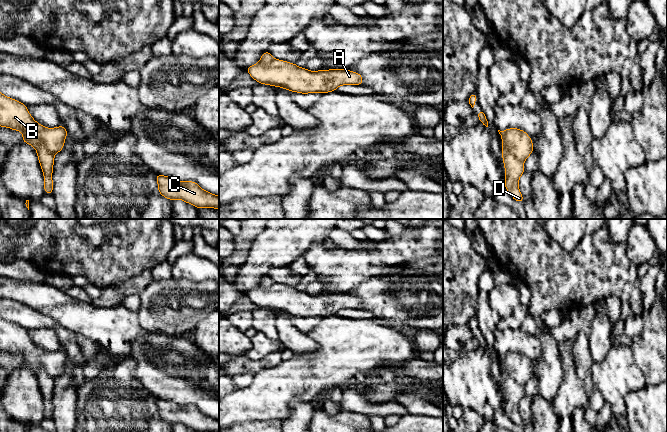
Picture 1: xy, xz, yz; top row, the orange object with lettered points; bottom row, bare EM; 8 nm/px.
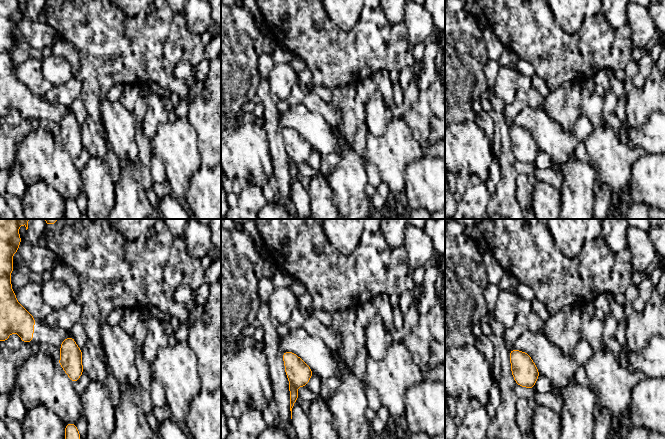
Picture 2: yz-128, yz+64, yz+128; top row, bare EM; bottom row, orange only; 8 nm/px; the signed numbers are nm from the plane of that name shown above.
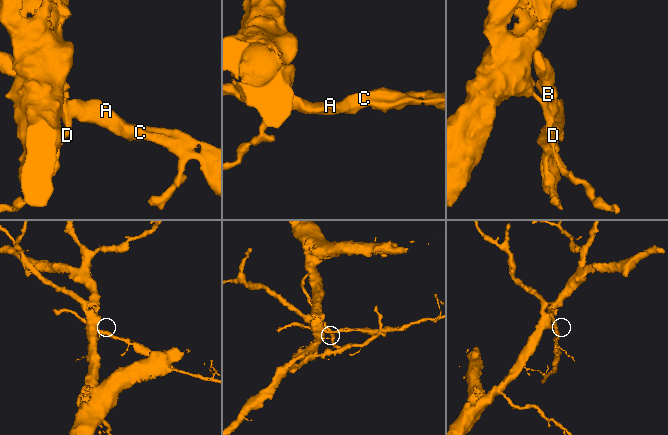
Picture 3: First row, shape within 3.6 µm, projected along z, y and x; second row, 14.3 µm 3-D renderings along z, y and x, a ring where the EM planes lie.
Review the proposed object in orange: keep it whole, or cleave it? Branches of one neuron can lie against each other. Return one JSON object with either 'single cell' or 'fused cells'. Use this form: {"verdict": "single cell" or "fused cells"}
{"verdict": "fused cells"}

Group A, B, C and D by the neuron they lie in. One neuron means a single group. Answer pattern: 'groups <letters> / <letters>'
groups A B C / D

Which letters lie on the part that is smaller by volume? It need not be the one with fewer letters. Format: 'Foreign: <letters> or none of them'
Foreign: A, B, C

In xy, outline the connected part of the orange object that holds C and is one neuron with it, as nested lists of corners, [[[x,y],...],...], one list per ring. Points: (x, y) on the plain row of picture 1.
[[[157,398],[158,416],[169,424],[183,424],[196,432],[219,432],[219,420],[203,414],[194,405],[179,405]]]

